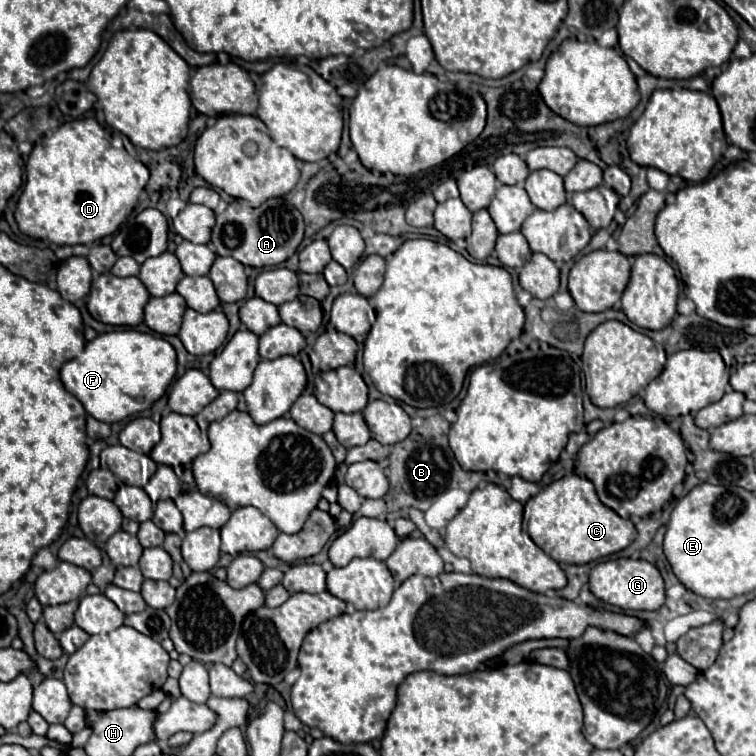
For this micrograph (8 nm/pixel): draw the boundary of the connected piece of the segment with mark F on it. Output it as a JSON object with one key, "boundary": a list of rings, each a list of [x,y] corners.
{"boundary":[[[123,329],[123,331],[101,333],[93,341],[89,341],[85,345],[83,353],[79,353],[75,359],[67,361],[61,367],[61,381],[63,381],[65,389],[83,403],[83,407],[89,415],[93,415],[97,421],[103,421],[103,423],[115,423],[115,421],[123,421],[139,411],[149,409],[171,385],[171,381],[175,377],[175,365],[177,365],[175,349],[163,337],[157,337],[151,333],[141,333],[135,329]]]}

